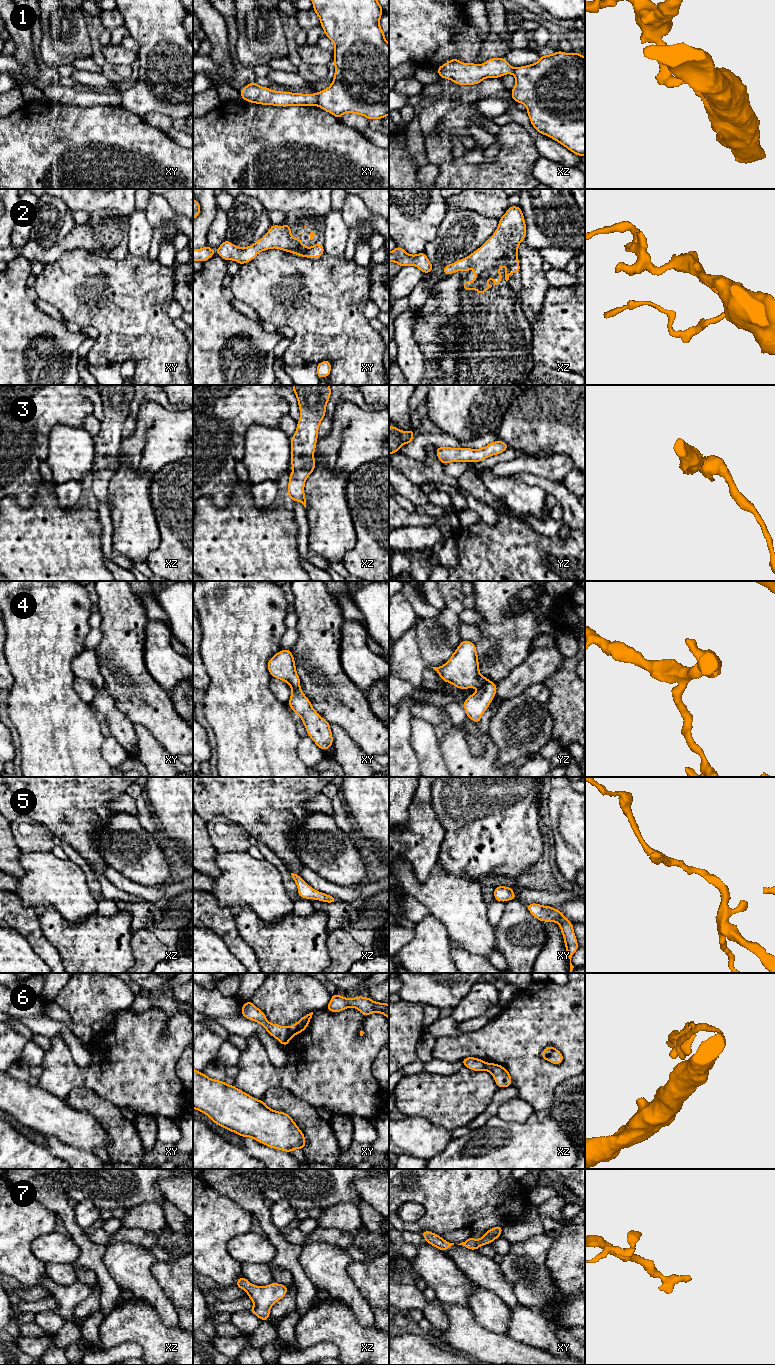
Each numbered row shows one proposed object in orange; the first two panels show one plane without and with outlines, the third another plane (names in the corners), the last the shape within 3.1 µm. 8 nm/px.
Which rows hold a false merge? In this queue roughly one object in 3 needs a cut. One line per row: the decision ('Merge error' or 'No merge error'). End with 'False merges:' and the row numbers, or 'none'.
1: Merge error
2: No merge error
3: No merge error
4: No merge error
5: No merge error
6: Merge error
7: No merge error
False merges: 1, 6

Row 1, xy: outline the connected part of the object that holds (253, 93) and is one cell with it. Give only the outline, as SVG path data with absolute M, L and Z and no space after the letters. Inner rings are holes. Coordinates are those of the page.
M255 80L242 88L240 95L250 103L273 106L318 106L317 93L302 94L283 91L273 91L270 88L259 86Z

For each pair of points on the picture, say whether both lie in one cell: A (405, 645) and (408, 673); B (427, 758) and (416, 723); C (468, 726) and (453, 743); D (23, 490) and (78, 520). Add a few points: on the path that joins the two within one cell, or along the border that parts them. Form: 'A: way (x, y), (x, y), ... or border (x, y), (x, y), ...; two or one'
A: way (406, 652), (406, 663), (408, 666); one
B: way (427, 749), (422, 732); one
C: way (465, 730), (456, 739); one
D: border (43, 479), (30, 506), (22, 507), (10, 496); two

